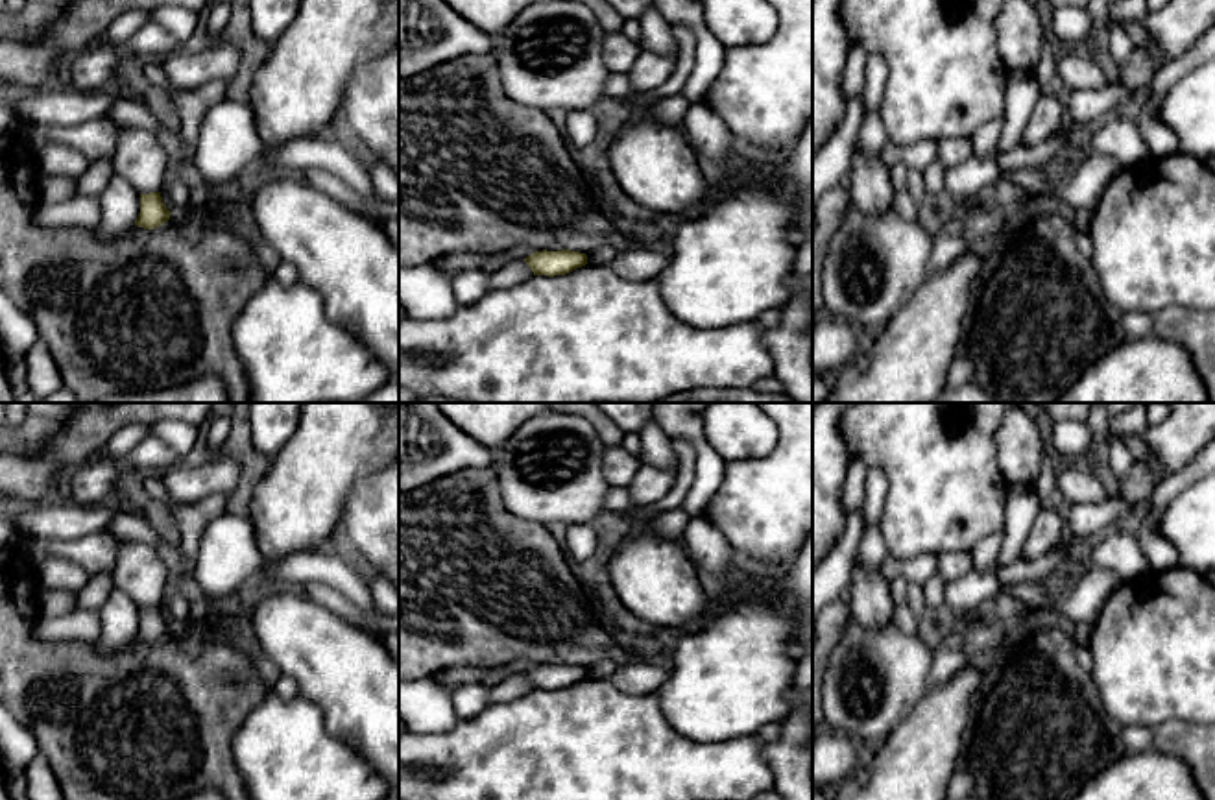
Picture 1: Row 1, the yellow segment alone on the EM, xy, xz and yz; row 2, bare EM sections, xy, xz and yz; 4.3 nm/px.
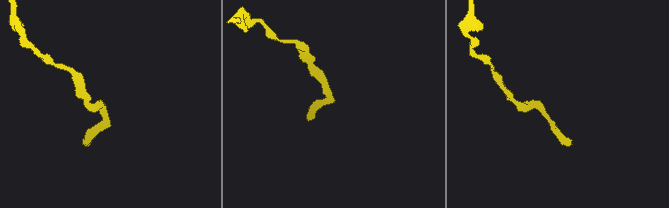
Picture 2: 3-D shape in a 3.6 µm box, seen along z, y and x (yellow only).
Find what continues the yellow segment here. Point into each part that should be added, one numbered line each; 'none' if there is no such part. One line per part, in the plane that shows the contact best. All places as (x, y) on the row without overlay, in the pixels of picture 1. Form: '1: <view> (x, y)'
none

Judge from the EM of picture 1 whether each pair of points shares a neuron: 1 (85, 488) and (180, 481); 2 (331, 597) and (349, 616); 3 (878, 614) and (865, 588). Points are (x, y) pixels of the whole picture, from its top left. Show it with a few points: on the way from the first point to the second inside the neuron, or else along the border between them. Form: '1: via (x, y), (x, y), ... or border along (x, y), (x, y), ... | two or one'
1: border along (180, 462), (159, 472) | two
2: via (335, 601), (346, 612) | one
3: via (874, 608), (868, 593) | one

